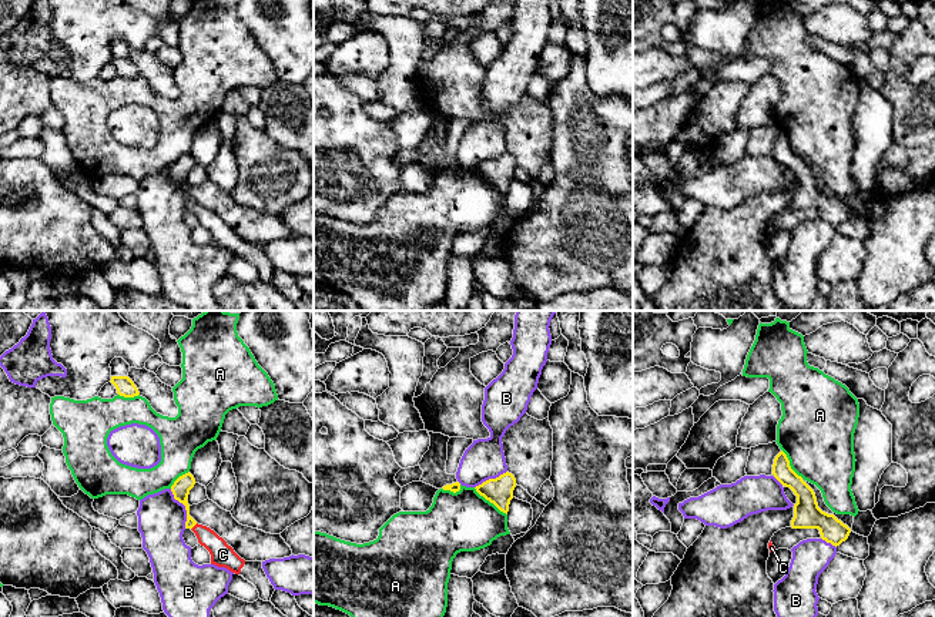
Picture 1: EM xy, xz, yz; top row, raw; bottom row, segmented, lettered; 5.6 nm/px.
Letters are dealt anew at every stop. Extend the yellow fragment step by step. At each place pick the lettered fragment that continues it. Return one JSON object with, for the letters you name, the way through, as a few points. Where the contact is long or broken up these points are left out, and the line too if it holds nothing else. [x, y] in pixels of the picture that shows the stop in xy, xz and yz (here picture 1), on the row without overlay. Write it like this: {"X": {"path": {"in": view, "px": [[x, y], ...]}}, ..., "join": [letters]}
{"C": {"path": {"in": "xy", "px": [[183, 166], [183, 181], [194, 205], [223, 235]]}}, "join": ["C"]}

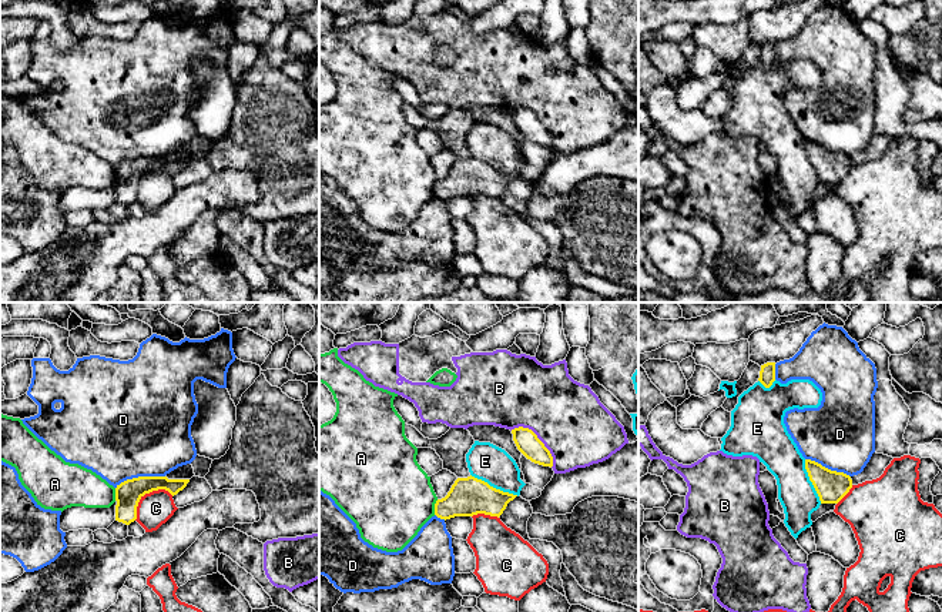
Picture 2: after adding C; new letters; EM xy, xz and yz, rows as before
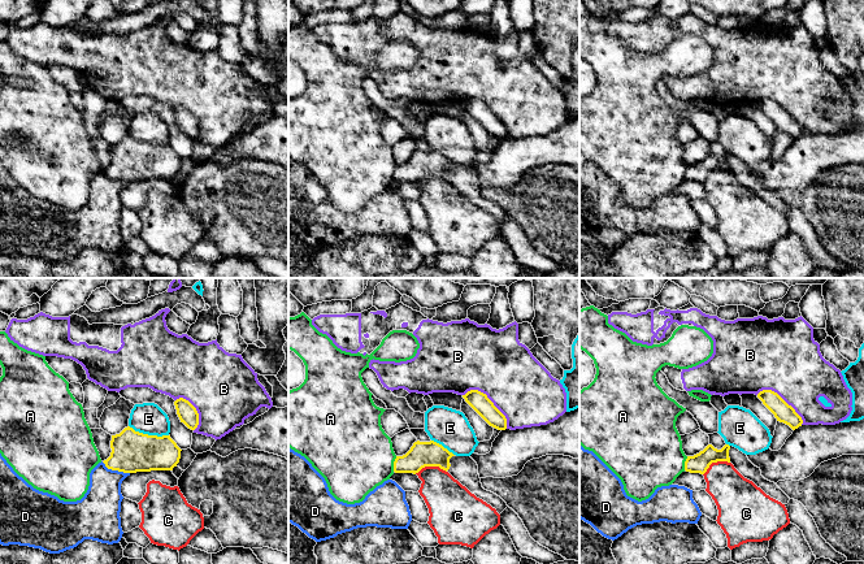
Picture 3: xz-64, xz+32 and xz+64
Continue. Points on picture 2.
{"join": []}

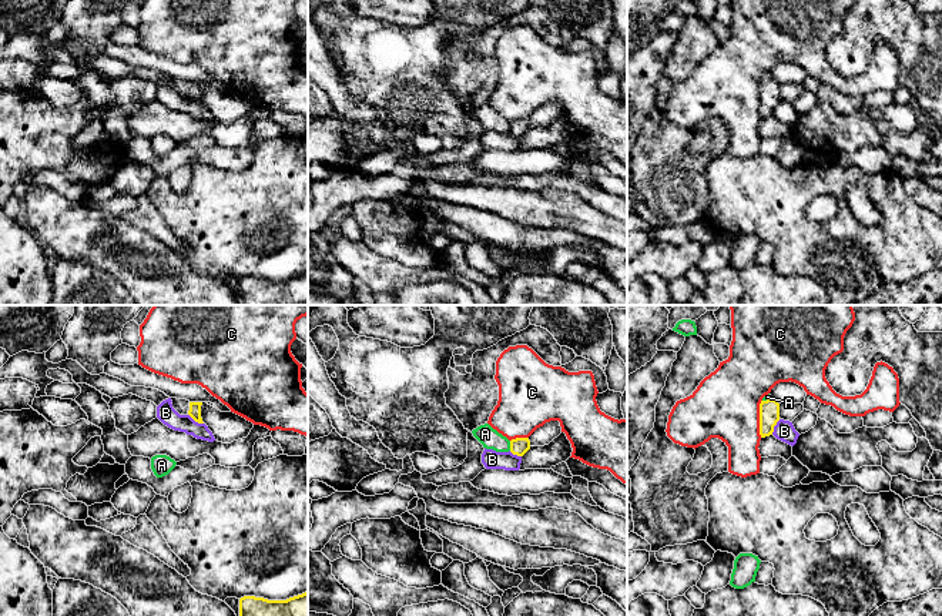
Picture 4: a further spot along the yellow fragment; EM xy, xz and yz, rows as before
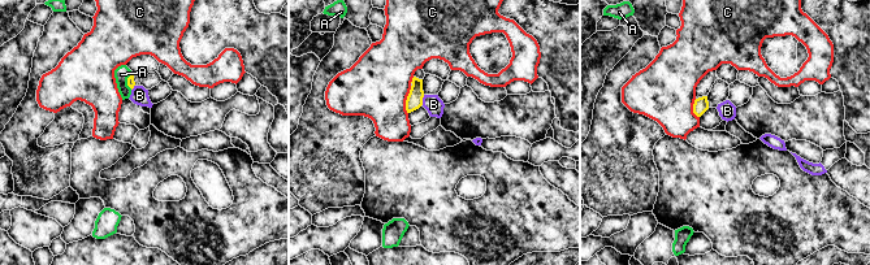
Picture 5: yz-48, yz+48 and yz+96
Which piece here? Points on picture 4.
{"join": []}

